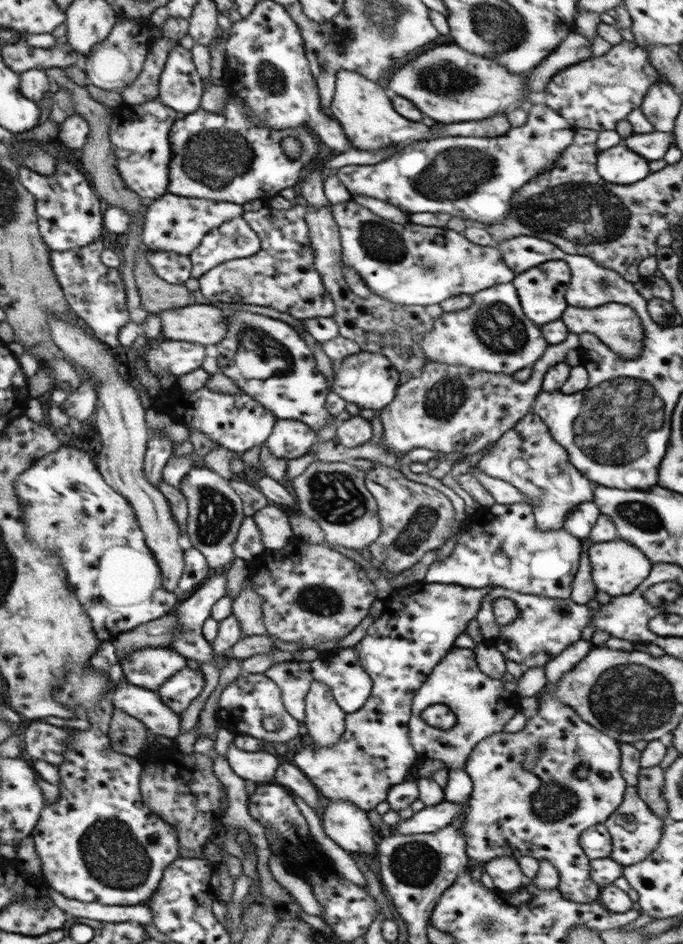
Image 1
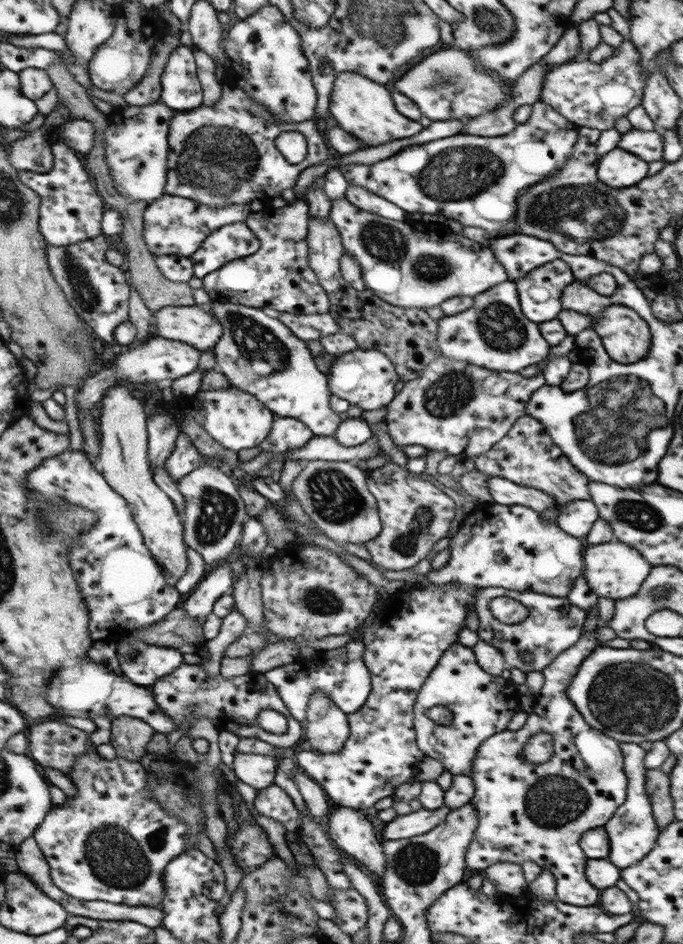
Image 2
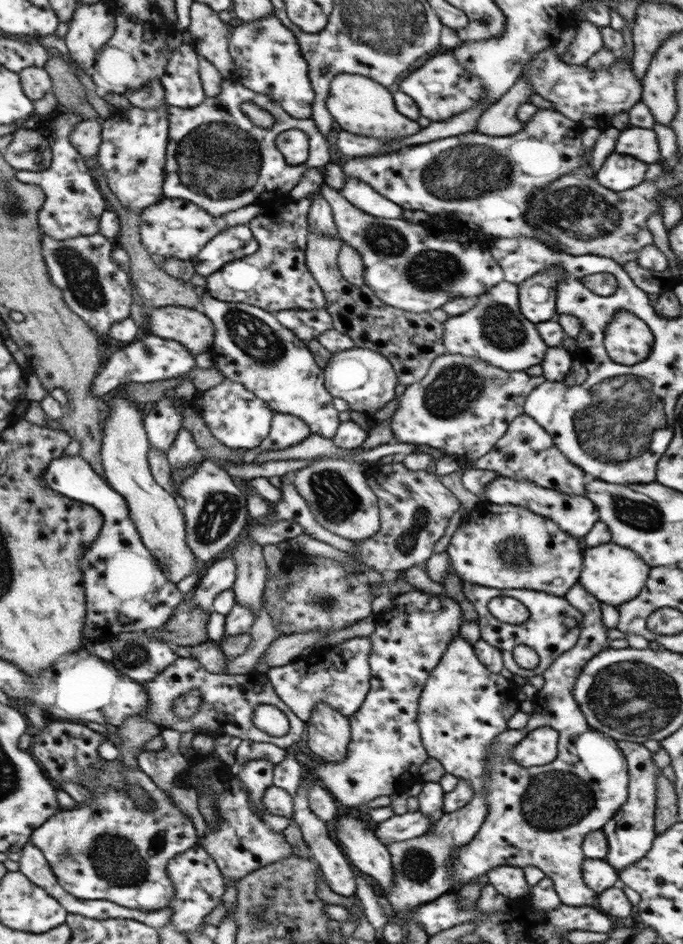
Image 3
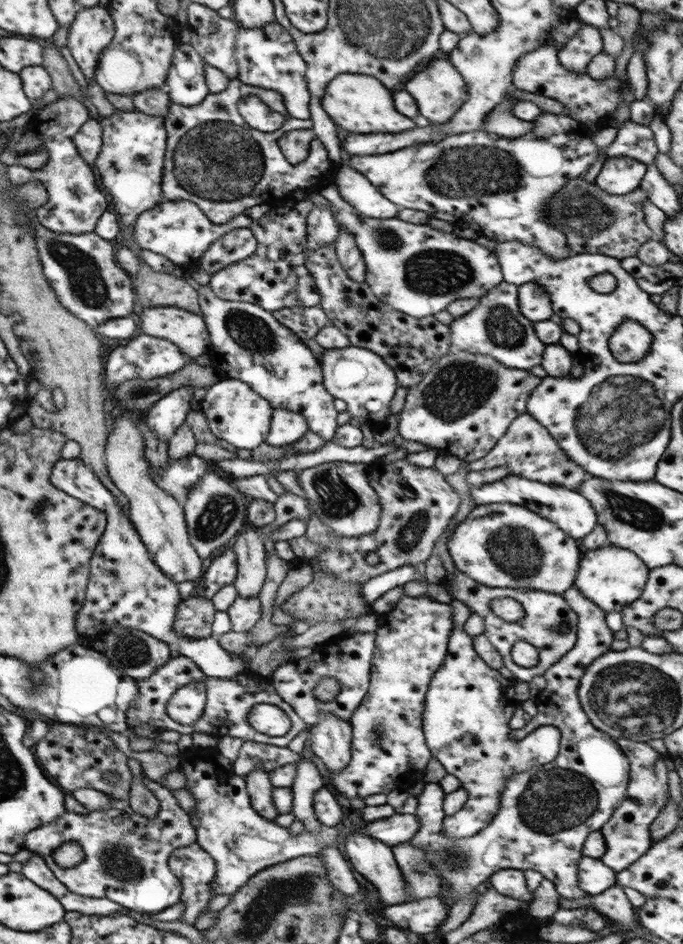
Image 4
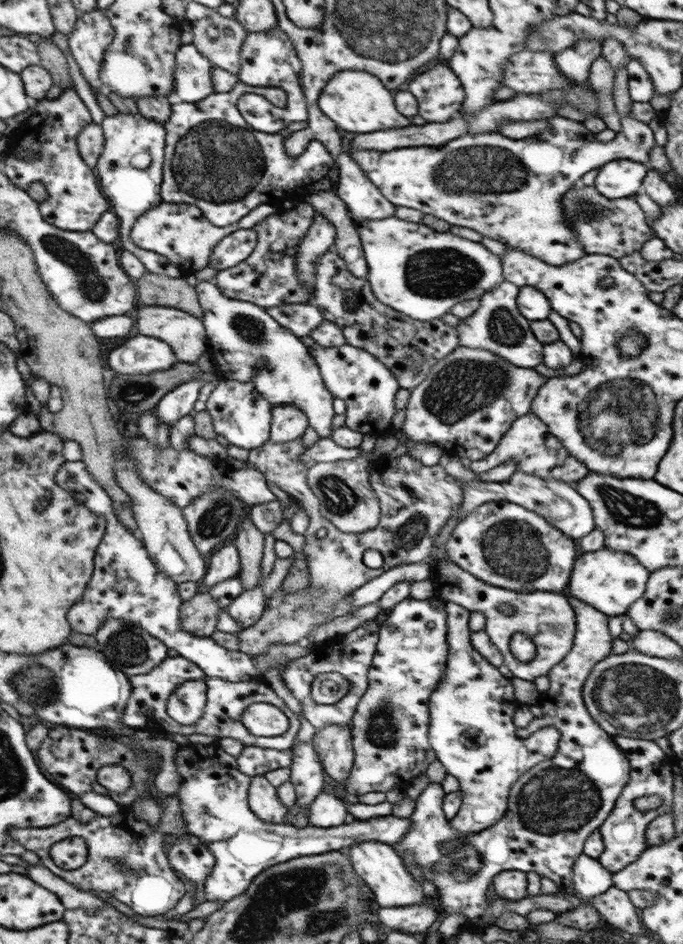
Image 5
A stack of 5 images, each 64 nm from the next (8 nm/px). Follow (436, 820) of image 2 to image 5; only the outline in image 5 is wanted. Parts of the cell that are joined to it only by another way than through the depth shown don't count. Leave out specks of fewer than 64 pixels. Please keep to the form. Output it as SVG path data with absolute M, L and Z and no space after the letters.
M198 743L179 746L175 751L173 762L176 766L177 774L182 778L178 790L173 797L178 800L181 806L184 825L188 830L188 834L197 837L203 845L209 849L209 853L213 855L214 866L207 879L203 881L203 900L204 901L222 901L236 899L245 889L256 879L262 871L273 867L278 863L285 863L291 859L297 859L301 856L321 855L329 851L339 851L347 849L353 844L361 844L361 841L377 841L385 845L393 845L393 842L399 842L405 837L410 820L408 818L400 818L394 815L375 816L369 820L349 819L349 821L332 826L329 828L319 828L307 825L301 829L293 827L292 824L273 824L262 821L258 816L253 814L248 804L248 788L251 786L251 778L237 771L234 756L229 756L223 748L217 743L209 745L201 745Z

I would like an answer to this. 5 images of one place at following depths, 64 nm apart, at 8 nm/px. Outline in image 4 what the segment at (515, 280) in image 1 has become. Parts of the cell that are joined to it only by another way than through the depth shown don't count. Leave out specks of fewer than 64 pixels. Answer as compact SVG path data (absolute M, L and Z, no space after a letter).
M537 283L520 284L517 300L520 313L532 323L544 321L553 316L551 299L544 288Z

